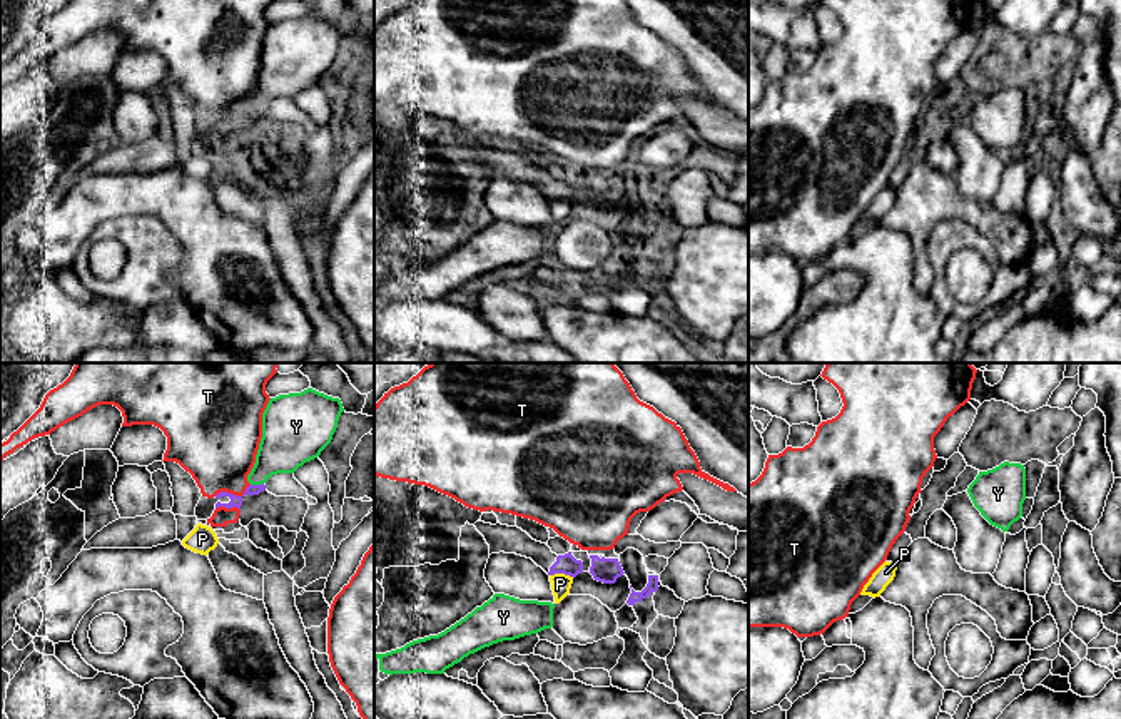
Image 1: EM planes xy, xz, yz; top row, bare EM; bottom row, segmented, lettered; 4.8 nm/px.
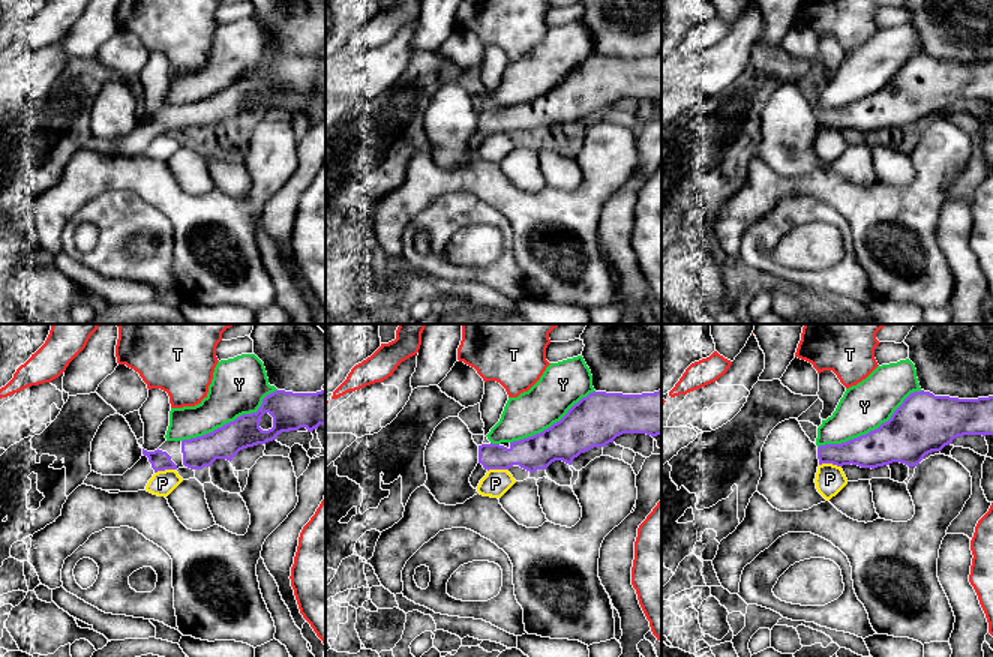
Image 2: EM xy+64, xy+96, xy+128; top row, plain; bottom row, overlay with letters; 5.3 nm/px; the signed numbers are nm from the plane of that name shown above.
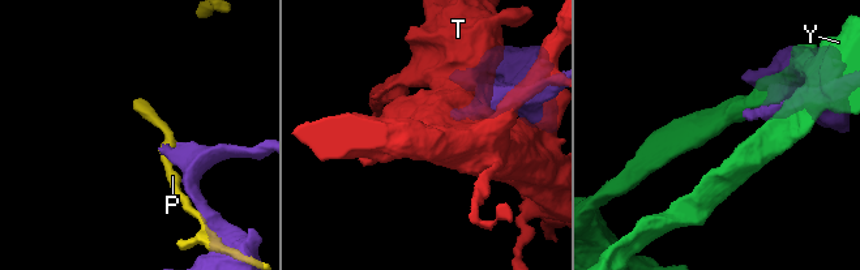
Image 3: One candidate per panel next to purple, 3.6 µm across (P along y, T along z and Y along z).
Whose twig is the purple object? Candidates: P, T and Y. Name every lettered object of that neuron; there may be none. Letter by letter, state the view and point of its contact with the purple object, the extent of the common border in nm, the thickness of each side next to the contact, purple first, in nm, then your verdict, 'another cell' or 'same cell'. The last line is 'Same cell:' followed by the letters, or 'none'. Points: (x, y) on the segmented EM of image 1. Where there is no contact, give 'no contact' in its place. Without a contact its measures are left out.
P: contact xz (562, 572); length 120 nm; calibres 100 and 100 nm; another cell
T: contact xy (233, 495); length 190 nm; calibres 50 and 380 nm; another cell
Y: contact xy (256, 485); length 70 nm; calibres 50 and 240 nm; another cell
Same cell: none

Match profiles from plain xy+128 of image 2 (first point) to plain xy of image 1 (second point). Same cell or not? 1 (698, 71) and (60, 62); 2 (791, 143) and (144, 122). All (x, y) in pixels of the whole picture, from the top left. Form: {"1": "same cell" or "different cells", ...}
{"1": "different cells", "2": "same cell"}

